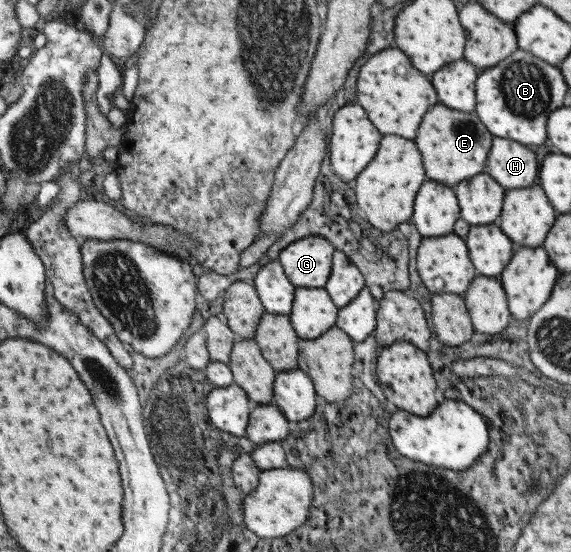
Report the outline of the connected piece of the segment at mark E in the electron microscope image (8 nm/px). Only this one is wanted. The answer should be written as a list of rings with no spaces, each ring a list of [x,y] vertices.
[[[436,104],[426,112],[418,128],[416,146],[422,154],[426,176],[453,188],[458,182],[468,180],[486,168],[488,154],[492,148],[492,134],[482,124],[475,110],[471,113],[458,112]]]

